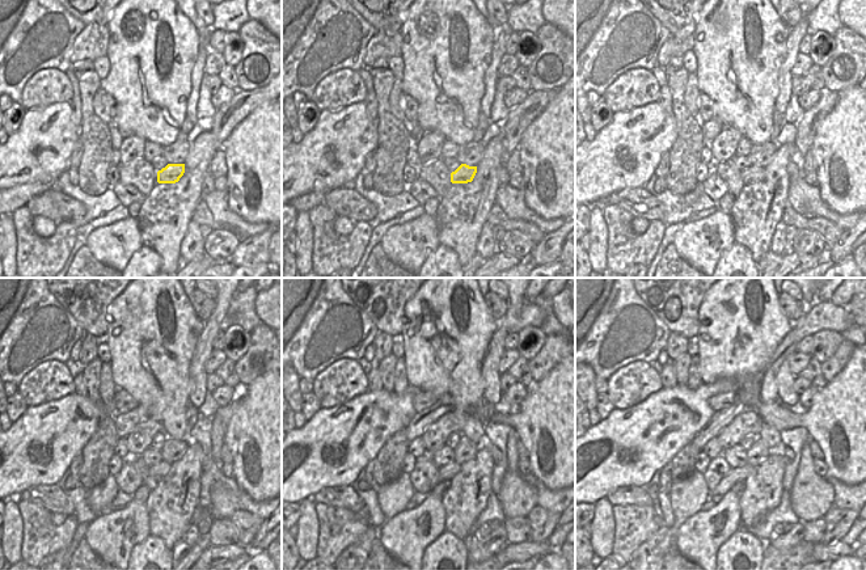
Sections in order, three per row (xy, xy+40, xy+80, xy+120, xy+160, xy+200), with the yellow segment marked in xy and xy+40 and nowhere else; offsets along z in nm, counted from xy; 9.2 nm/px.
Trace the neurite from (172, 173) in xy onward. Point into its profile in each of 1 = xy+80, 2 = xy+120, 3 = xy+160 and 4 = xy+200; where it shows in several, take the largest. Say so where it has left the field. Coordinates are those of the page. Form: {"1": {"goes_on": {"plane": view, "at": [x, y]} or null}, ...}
{"1": {"goes_on": {"plane": "xy+80", "at": [750, 176]}}, "2": {"goes_on": {"plane": "xy+120", "at": [159, 471]}}, "3": {"goes_on": {"plane": "xy+160", "at": [444, 473]}}, "4": {"goes_on": {"plane": "xy+200", "at": [736, 474]}}}

